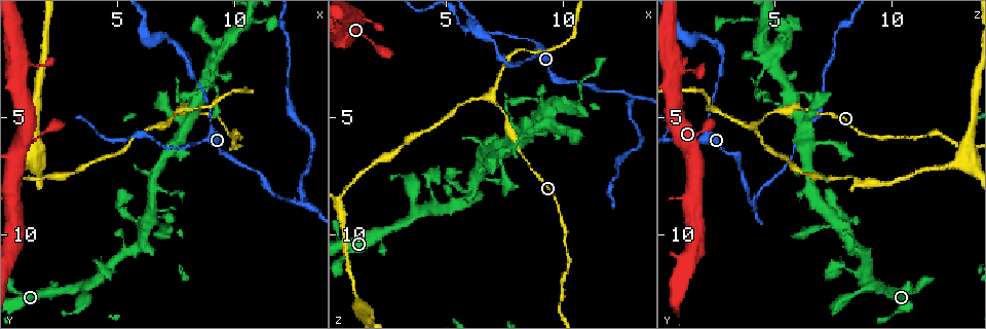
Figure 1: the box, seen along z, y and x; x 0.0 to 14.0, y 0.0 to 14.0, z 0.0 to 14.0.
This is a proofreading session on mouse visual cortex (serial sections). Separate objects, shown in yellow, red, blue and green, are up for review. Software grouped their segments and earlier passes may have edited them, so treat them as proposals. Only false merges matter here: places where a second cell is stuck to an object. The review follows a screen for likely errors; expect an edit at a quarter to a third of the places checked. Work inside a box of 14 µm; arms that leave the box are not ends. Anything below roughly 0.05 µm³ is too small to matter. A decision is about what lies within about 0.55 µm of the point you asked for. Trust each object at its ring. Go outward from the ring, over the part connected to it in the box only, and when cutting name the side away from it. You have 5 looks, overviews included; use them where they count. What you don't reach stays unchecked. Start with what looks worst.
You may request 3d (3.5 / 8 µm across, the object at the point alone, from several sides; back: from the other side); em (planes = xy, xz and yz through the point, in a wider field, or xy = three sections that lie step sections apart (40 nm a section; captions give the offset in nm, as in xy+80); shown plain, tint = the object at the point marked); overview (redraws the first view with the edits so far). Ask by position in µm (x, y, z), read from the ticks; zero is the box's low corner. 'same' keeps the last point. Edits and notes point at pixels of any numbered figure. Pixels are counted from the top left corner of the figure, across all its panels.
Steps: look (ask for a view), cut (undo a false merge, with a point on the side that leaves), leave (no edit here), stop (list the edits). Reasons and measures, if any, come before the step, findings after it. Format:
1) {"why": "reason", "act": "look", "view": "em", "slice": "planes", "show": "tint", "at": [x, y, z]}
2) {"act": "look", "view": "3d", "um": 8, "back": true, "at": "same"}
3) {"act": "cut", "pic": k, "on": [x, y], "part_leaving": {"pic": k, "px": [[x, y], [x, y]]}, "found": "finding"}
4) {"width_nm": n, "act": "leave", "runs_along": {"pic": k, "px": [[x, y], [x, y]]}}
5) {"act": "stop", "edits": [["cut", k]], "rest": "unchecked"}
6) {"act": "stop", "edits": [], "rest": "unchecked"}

{"why": "three-way junction", "act": "look", "view": "3d", "um": 8, "at": [12.8, 8.6, 4.1]}

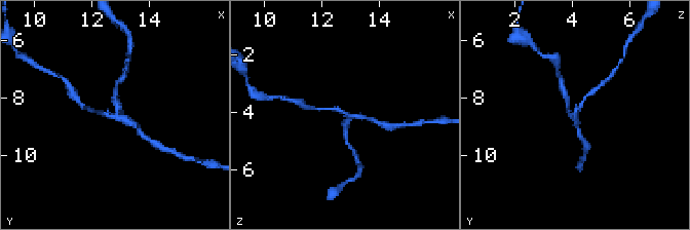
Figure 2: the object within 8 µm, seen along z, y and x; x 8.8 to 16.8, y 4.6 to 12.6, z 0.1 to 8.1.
{"arms": 3, "arm_widths_nm": [150, 150, 200], "why": "shape alone is not enough", "act": "look", "view": "em", "slice": "xy", "step": 3, "show": "tint", "at": [12.8, 8.6, 4.0]}

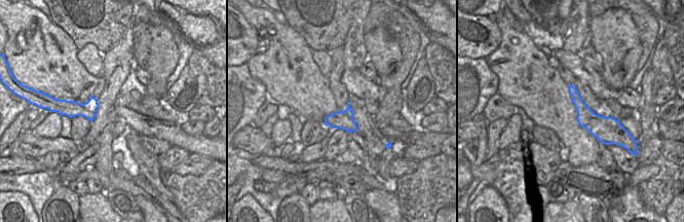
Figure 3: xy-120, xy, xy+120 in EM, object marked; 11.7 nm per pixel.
{"act": "leave", "runs_along": {"pic": 2, "px": [[316, 109], [335, 109], [346, 113], [344, 129]]}, "found": "all the same cell"}

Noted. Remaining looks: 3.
{"why": "sharp bend", "act": "look", "view": "3d", "um": 3.5, "at": [8.6, 6.1, 1.6]}

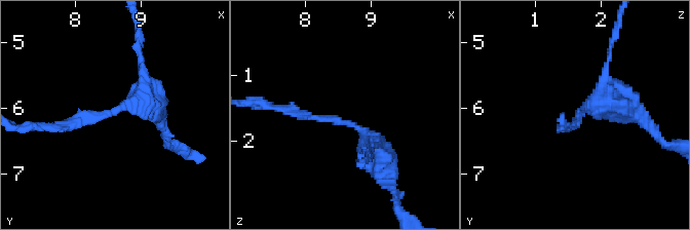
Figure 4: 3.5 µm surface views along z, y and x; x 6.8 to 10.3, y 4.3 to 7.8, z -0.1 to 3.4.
{"arm_widths_nm": [150, 400], "why": "shape alone is not enough", "act": "look", "view": "em", "slice": "xy", "step": 2, "show": "tint", "at": [8.55, 6.10, 1.70]}

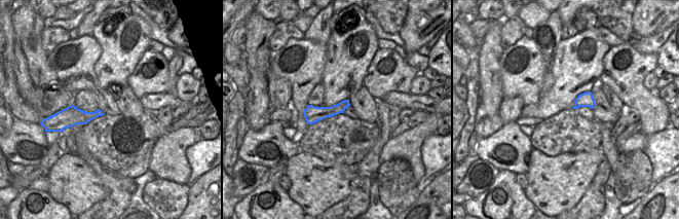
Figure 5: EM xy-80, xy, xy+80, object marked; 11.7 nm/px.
{"width_nm": 170, "act": "leave", "runs_along": {"pic": 4, "px": [[380, 165], [355, 126], [279, 108]]}, "found": "continuous, no second cell"}

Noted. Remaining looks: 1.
{"act": "stop", "edits": [], "rest": "unchecked"}

